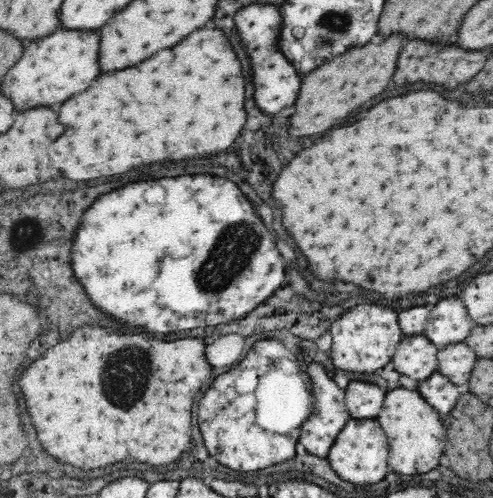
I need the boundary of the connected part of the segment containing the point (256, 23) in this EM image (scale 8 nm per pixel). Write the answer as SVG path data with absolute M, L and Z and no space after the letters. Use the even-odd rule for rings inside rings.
M252 4L252 6L242 8L234 16L234 22L236 22L240 38L248 50L248 56L252 58L252 66L254 66L252 80L254 80L254 88L256 88L256 96L254 96L256 104L266 114L276 114L286 106L294 106L298 92L300 92L300 76L278 48L278 36L280 36L280 26L282 26L280 10L272 4L264 4L264 6Z

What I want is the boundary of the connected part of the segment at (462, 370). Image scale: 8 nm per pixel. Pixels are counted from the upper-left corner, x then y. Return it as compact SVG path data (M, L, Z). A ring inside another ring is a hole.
M466 343L446 345L437 353L436 370L447 376L454 384L469 382L477 356Z

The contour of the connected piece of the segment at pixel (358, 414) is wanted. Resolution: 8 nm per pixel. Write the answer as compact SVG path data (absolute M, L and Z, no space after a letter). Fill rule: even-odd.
M350 380L345 390L346 406L352 418L376 418L386 396L380 386L364 380Z

